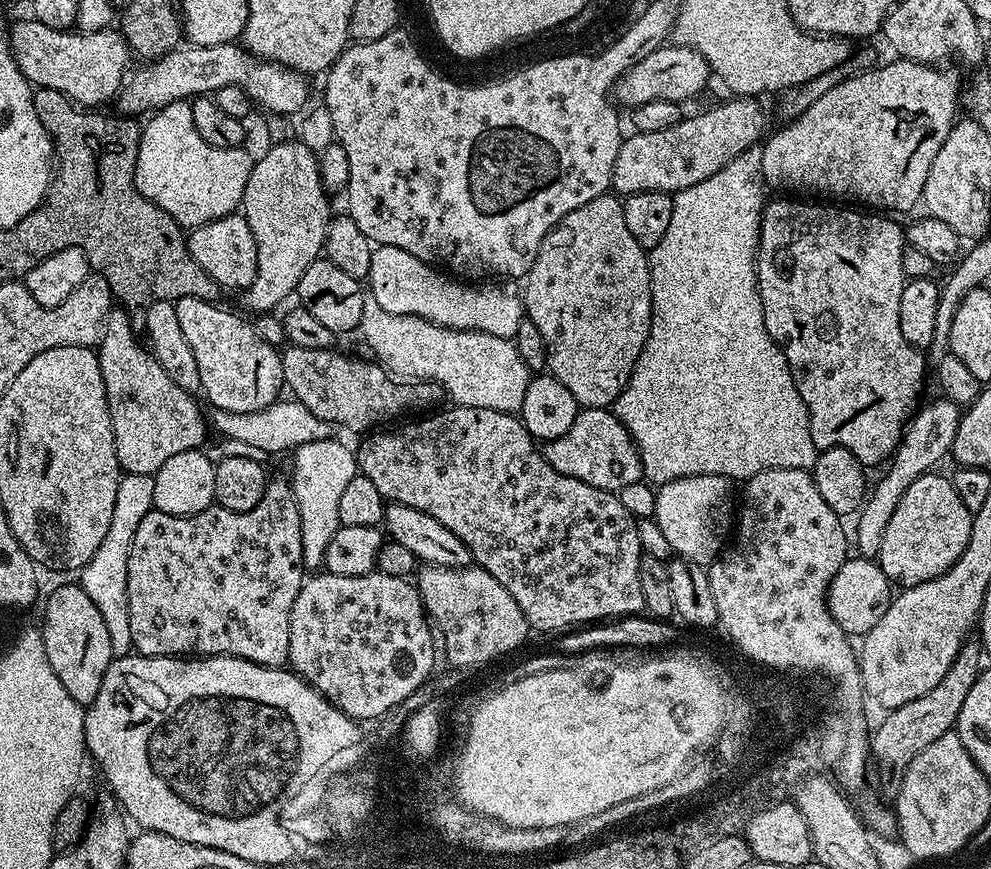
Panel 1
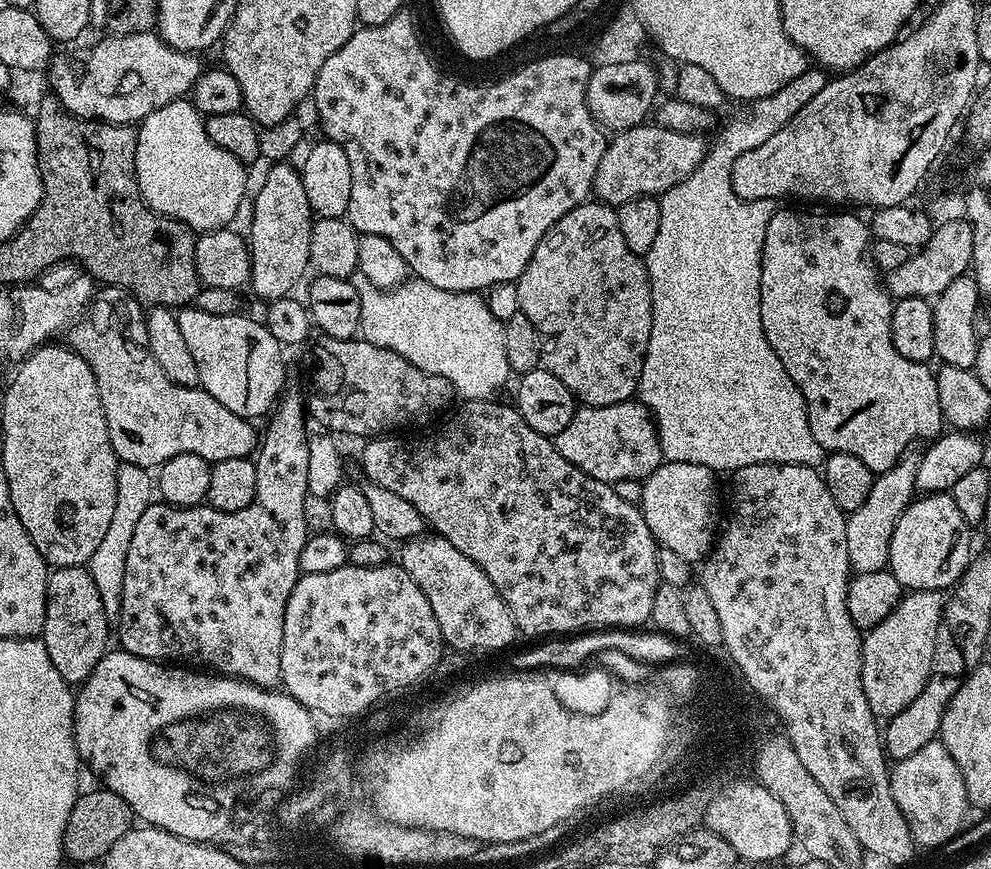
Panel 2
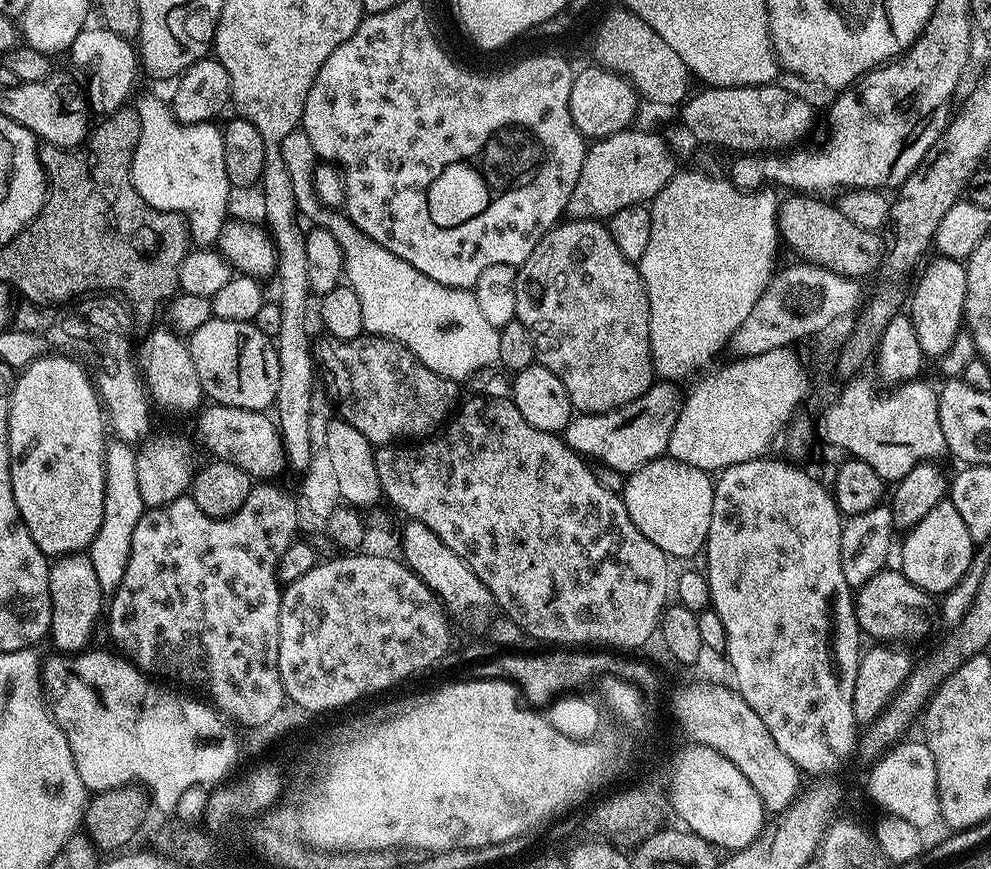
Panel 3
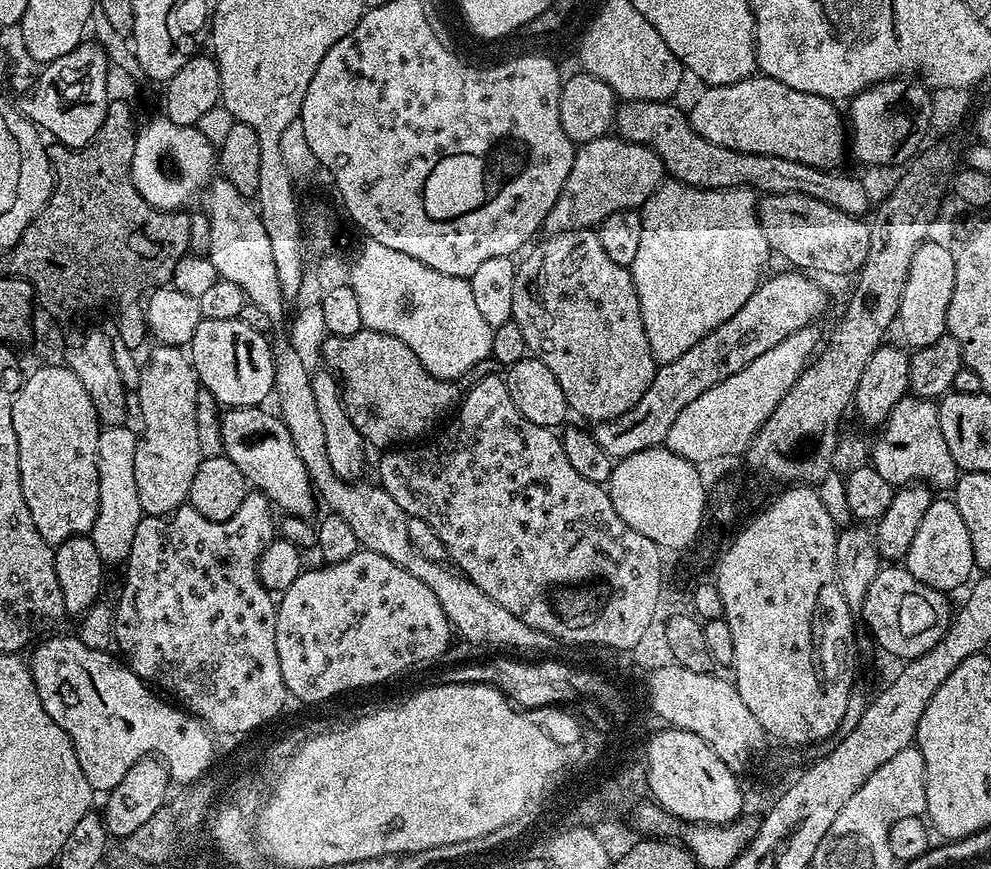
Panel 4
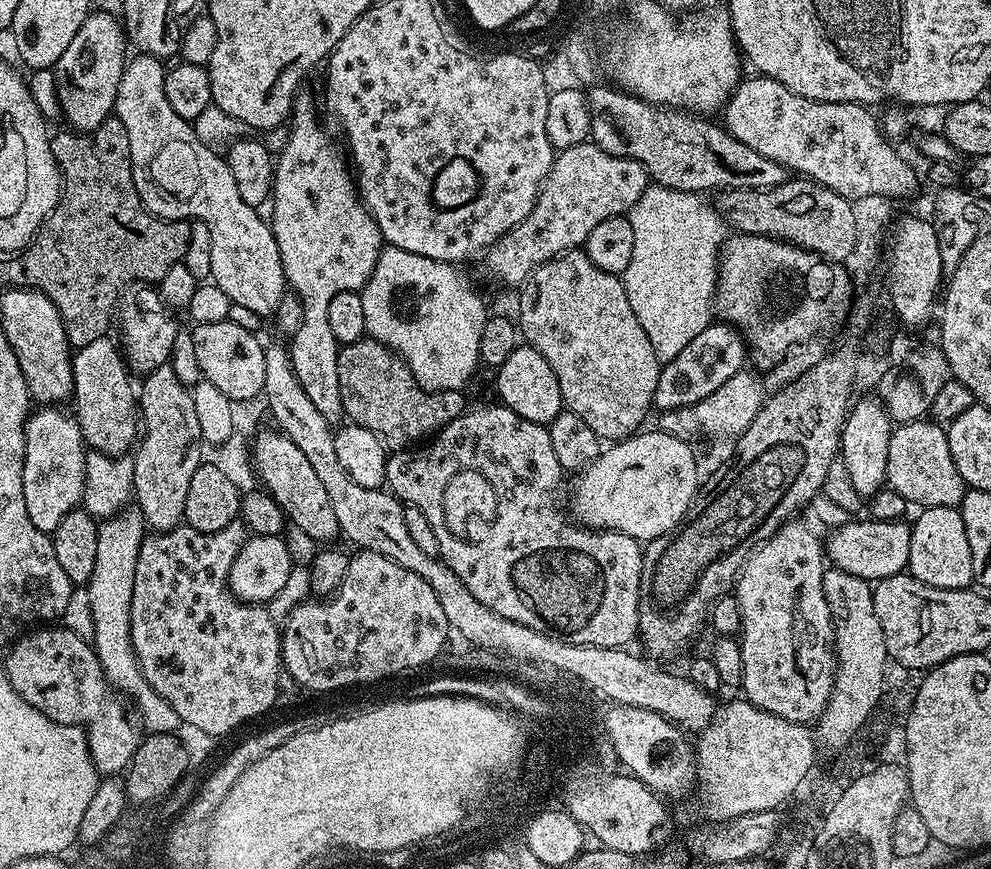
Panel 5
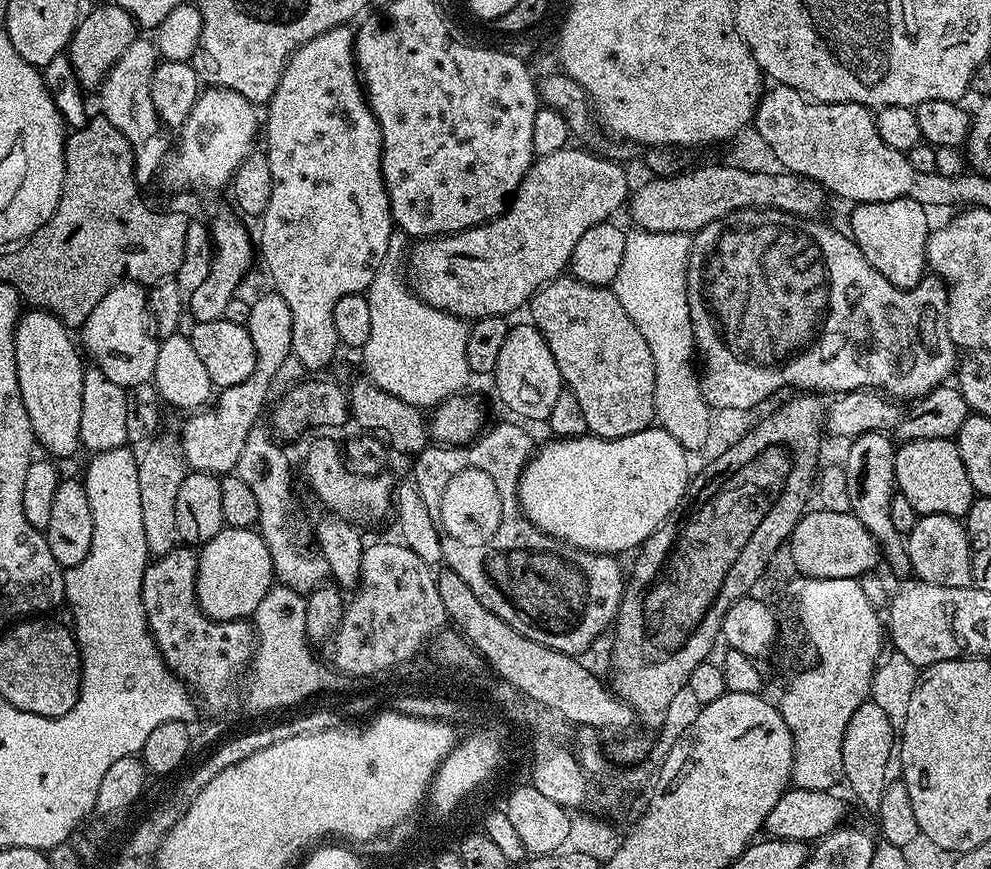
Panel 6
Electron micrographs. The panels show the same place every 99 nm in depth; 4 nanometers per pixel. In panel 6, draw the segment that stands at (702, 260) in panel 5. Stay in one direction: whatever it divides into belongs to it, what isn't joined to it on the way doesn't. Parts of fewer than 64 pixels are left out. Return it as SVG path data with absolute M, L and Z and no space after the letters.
M632 230L626 235L626 254L622 254L622 266L618 266L615 282L610 285L616 293L622 310L630 314L630 322L642 330L650 354L654 354L654 364L659 364L659 371L683 371L685 357L694 356L692 323L690 322L690 302L688 301L688 255L692 249L692 236L687 232L645 232Z

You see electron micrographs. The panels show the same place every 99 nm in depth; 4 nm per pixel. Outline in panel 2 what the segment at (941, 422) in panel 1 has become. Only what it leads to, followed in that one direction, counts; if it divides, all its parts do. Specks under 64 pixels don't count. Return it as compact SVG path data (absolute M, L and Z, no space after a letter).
M912 450L905 452L897 464L890 466L890 470L879 473L870 486L870 498L866 498L866 502L862 502L862 506L858 506L858 510L847 513L846 550L848 551L848 566L853 573L870 574L871 572L883 572L888 568L890 538L894 534L894 526L900 515L906 510L906 506L912 503L917 495L916 479L918 478L920 456L914 453L915 451Z

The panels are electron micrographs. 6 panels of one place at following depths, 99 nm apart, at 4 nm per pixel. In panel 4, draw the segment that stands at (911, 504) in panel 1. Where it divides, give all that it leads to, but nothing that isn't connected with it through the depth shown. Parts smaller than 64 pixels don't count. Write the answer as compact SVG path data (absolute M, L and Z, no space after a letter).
M933 499L930 510L926 510L922 523L914 533L914 542L910 542L906 567L914 578L918 578L918 582L945 594L951 593L951 588L959 584L969 583L968 575L974 572L974 550L970 550L970 533L962 523L958 506L954 506L952 499Z

